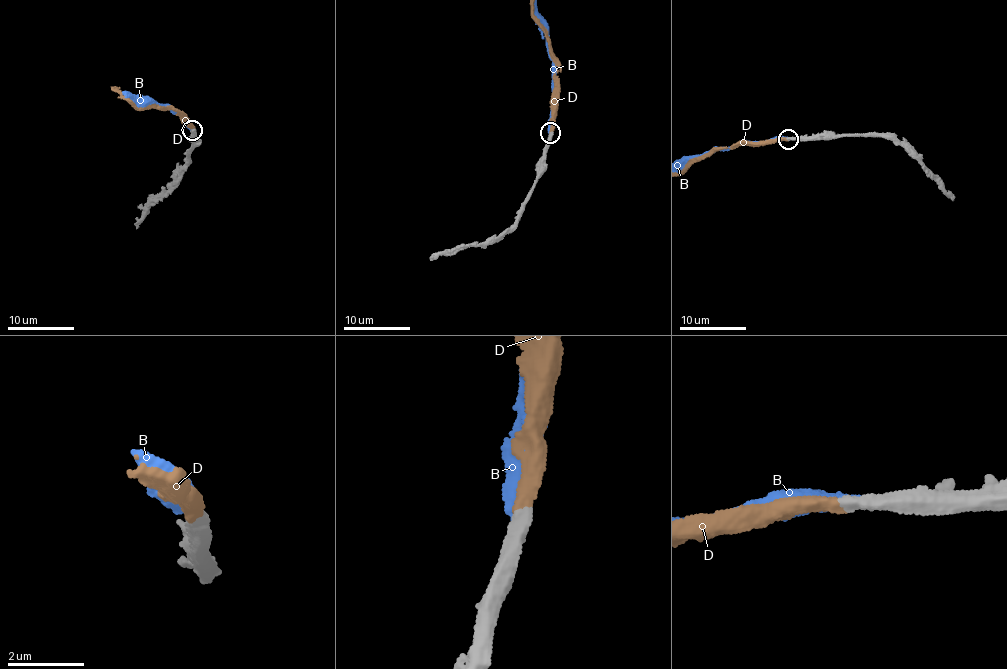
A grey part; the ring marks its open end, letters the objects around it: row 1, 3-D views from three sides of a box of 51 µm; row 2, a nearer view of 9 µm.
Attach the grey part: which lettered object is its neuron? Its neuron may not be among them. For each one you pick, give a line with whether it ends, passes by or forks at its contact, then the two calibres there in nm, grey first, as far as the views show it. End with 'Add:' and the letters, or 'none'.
D: it ends there; 440 nm thick on the grey side, 400 nm on the other
Add: D

